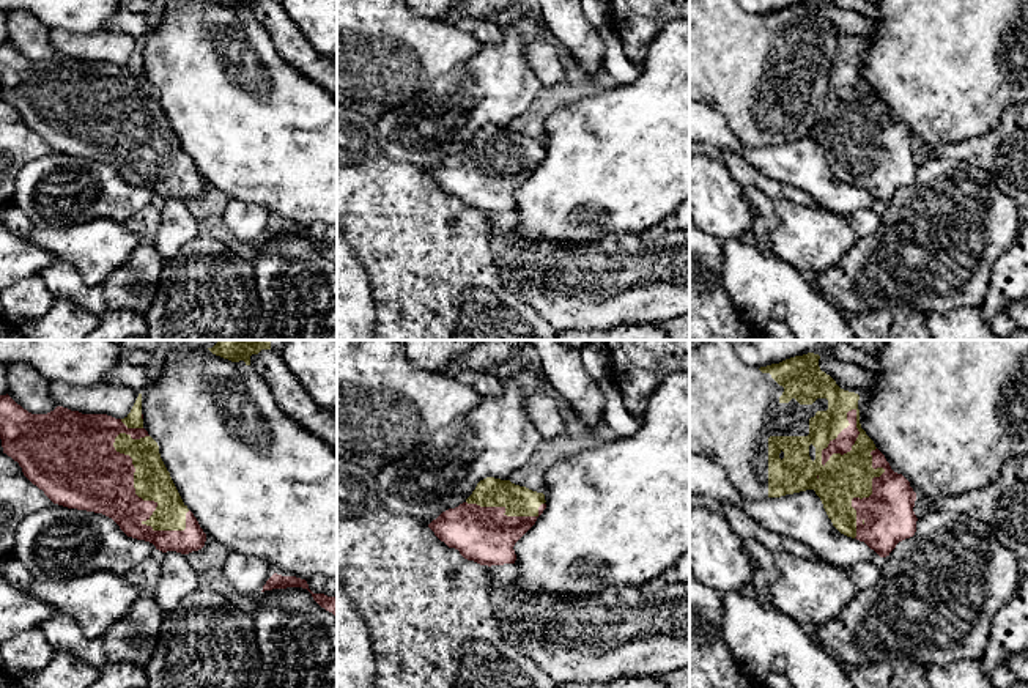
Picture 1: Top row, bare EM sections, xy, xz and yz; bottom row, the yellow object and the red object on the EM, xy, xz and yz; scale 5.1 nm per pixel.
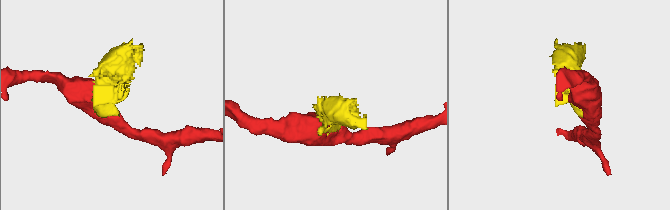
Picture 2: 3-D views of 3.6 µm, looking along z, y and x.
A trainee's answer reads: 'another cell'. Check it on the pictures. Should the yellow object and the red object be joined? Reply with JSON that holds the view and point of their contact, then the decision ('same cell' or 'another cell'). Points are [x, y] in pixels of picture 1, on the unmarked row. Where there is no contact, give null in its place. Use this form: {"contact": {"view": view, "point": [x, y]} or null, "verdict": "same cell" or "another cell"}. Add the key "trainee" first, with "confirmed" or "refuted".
{"trainee": "confirmed", "contact": {"view": "xy", "point": [140, 144]}, "verdict": "another cell"}

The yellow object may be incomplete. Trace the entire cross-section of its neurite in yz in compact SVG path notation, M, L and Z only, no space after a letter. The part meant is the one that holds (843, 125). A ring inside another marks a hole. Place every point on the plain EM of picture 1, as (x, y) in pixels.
M690 0L690 99L705 102L724 118L729 131L746 148L781 145L806 137L814 137L833 173L844 183L856 184L856 157L853 145L872 142L872 126L880 124L885 117L872 115L874 88L860 71L860 43L841 36L836 28L820 17L819 2L808 0L786 6L767 14L746 13L737 0ZM856 58L856 76L860 79L852 98L841 102L833 101L822 110L822 98L838 85L850 71L847 60Z

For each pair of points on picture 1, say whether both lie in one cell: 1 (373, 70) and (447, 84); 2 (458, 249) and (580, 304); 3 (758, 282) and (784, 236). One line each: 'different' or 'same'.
1: different
2: different
3: different

